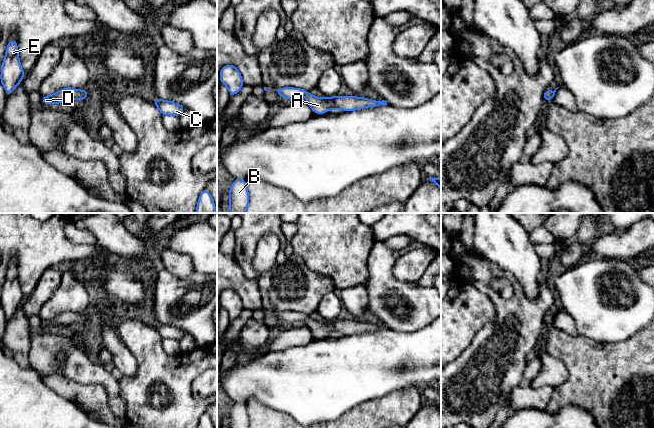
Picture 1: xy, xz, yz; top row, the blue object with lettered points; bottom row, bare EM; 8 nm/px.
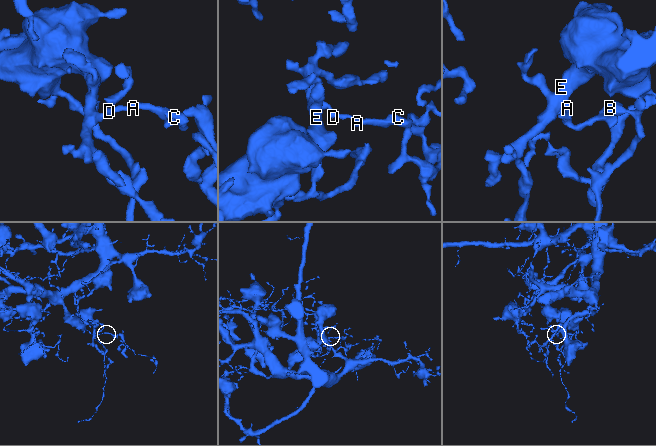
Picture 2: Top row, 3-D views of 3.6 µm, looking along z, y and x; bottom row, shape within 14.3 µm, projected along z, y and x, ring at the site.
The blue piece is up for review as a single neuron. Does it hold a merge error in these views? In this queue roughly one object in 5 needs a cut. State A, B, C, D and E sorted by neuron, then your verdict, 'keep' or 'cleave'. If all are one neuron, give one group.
A B C D E | keep

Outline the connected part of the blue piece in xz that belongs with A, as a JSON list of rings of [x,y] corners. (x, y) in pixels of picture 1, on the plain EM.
[[[276,312],[275,316],[279,320],[283,320],[292,324],[295,321],[303,320],[306,322],[306,326],[310,329],[311,333],[315,338],[324,338],[331,333],[341,333],[344,335],[353,335],[366,331],[378,331],[381,329],[387,329],[387,326],[375,325],[362,321],[343,321],[343,320],[335,320],[335,321],[326,321],[326,322],[318,322],[312,319],[310,316],[302,314],[300,312]]]

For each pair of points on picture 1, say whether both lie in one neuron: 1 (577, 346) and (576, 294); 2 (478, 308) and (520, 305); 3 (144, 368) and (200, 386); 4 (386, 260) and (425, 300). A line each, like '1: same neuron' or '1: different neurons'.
1: different neurons
2: different neurons
3: different neurons
4: same neuron

